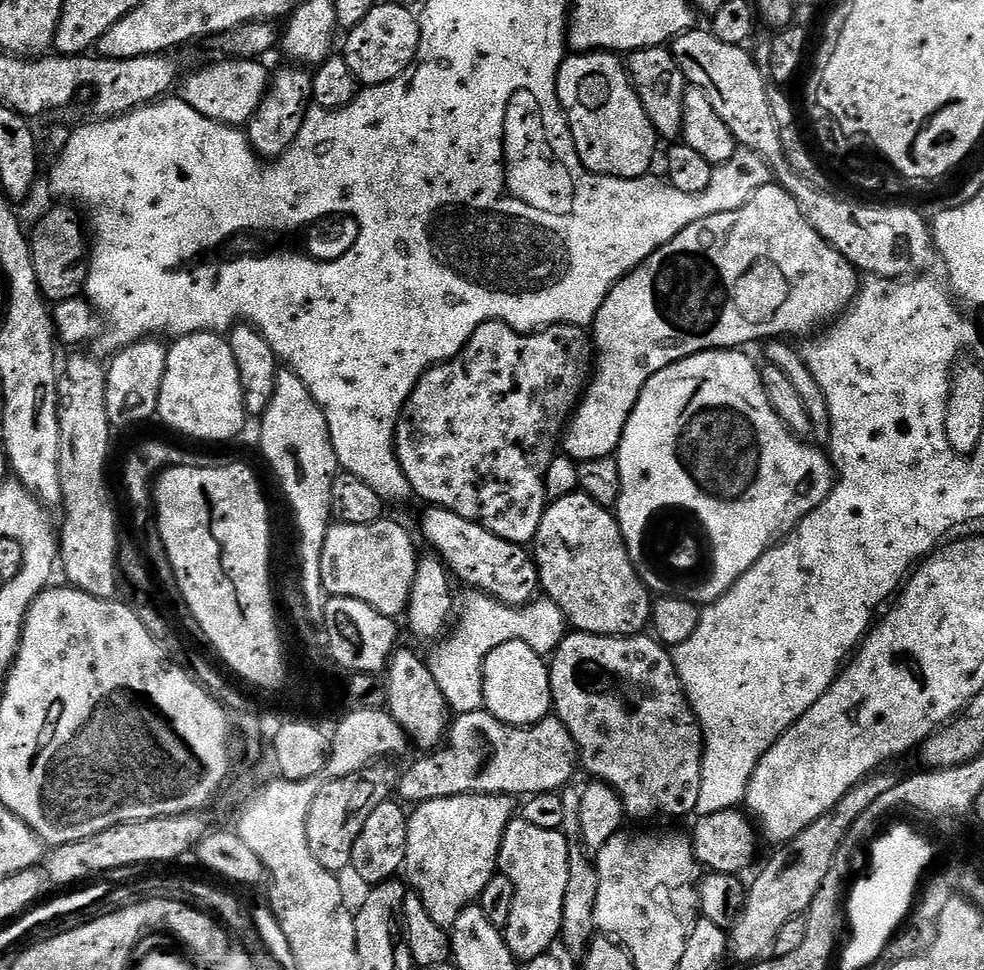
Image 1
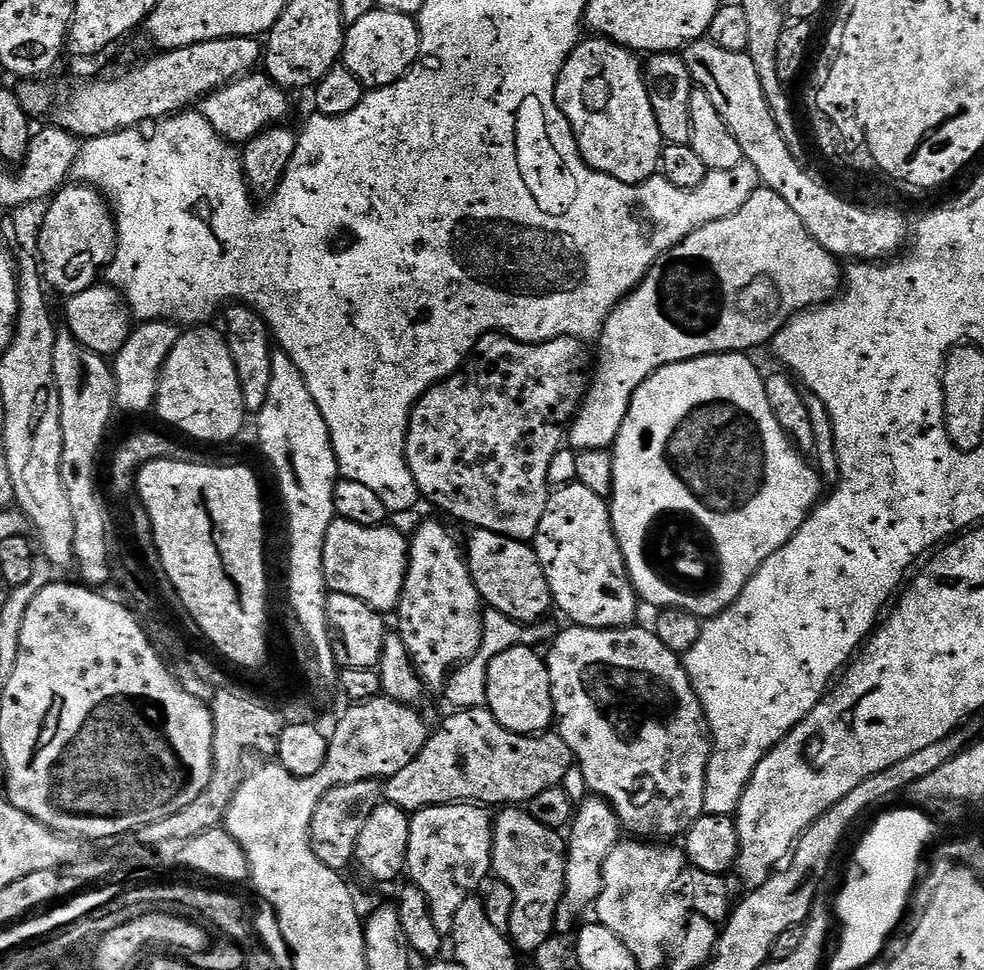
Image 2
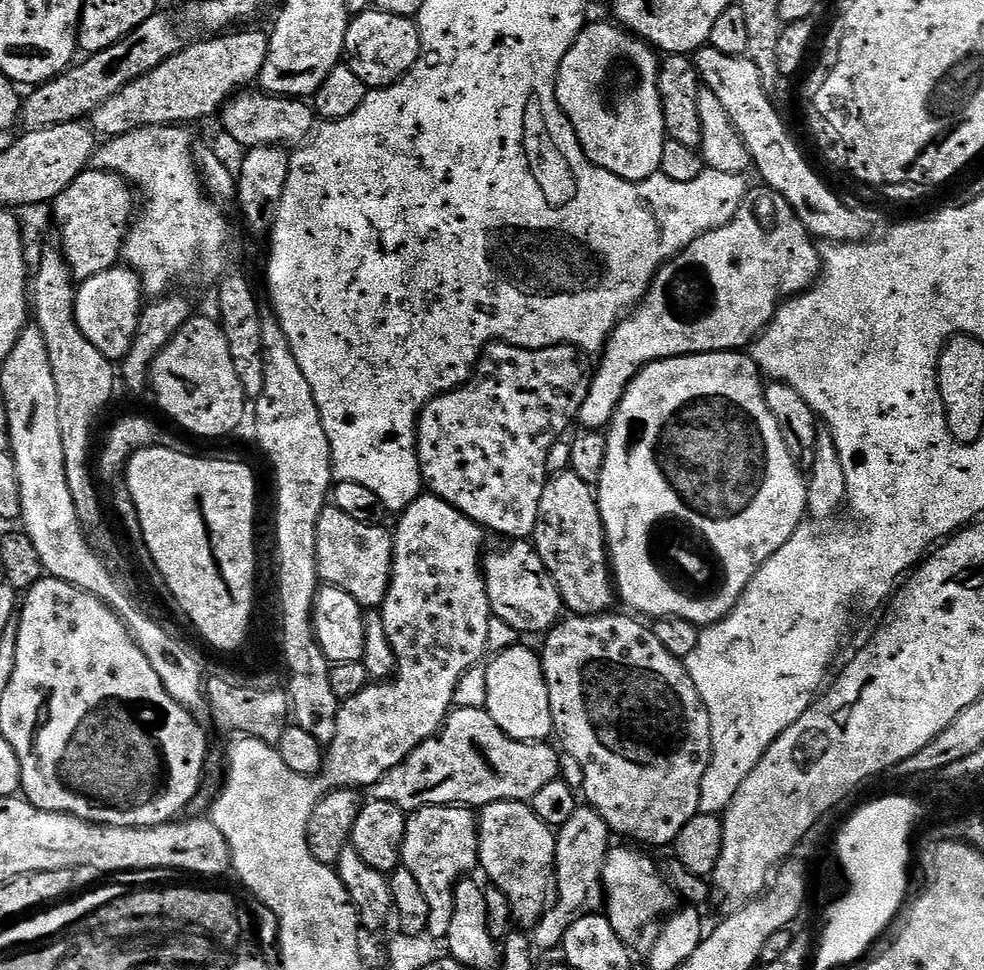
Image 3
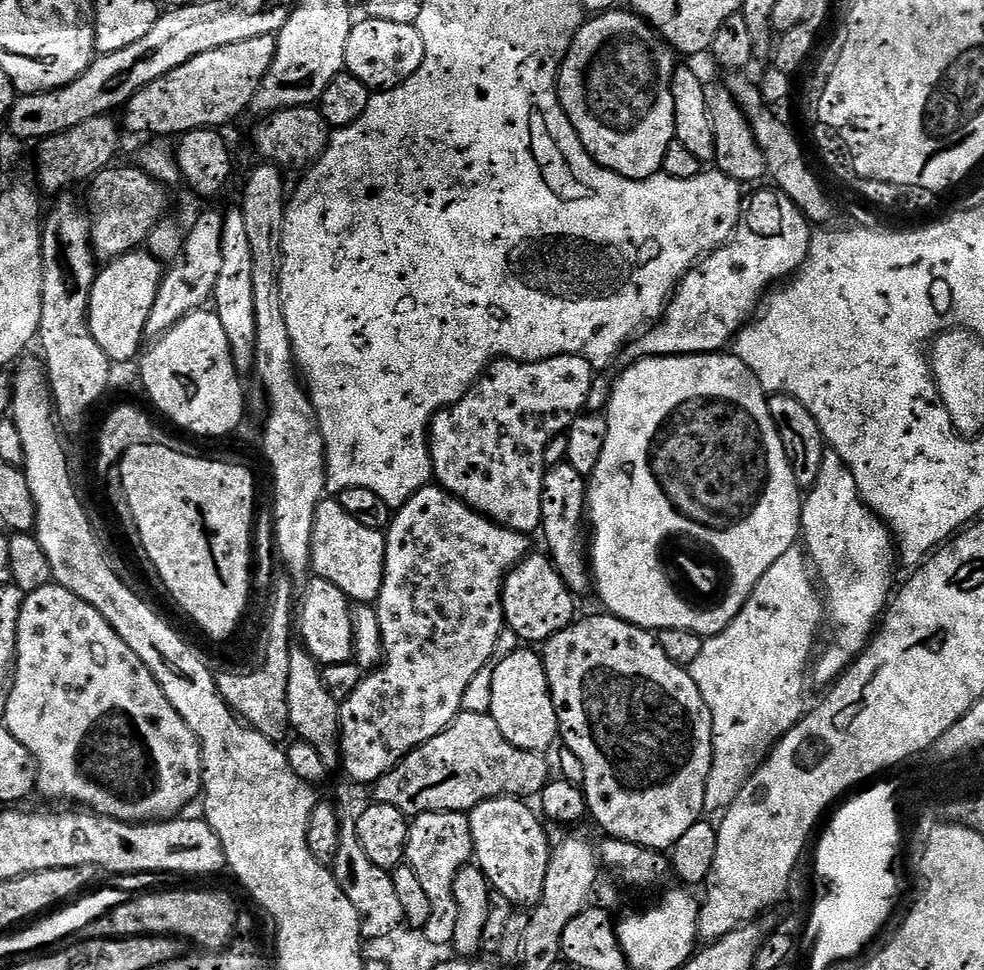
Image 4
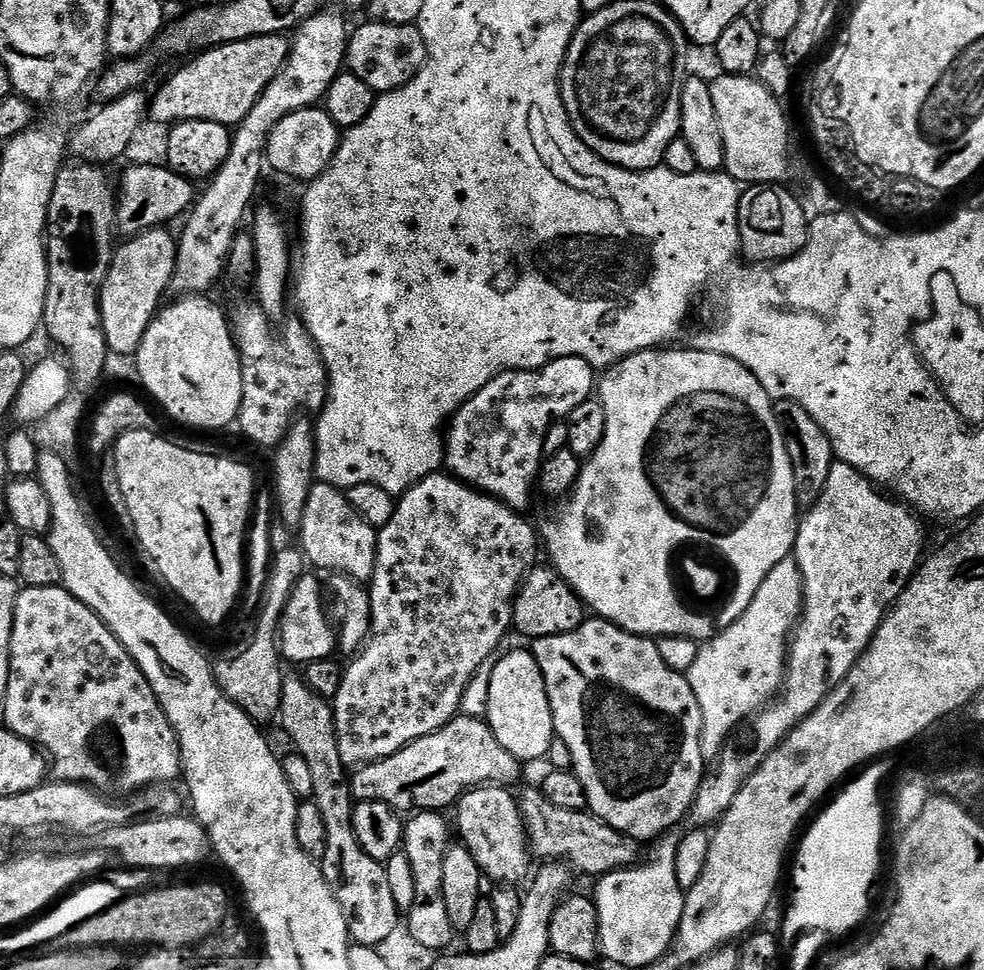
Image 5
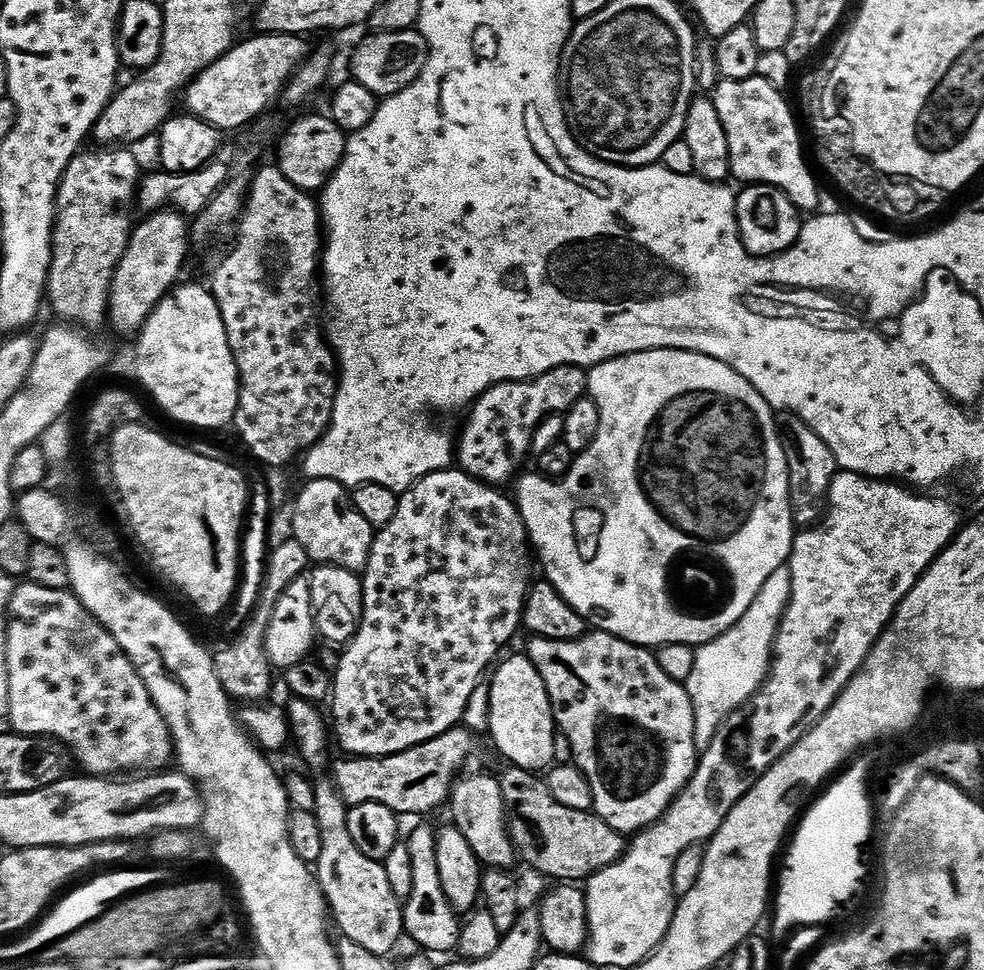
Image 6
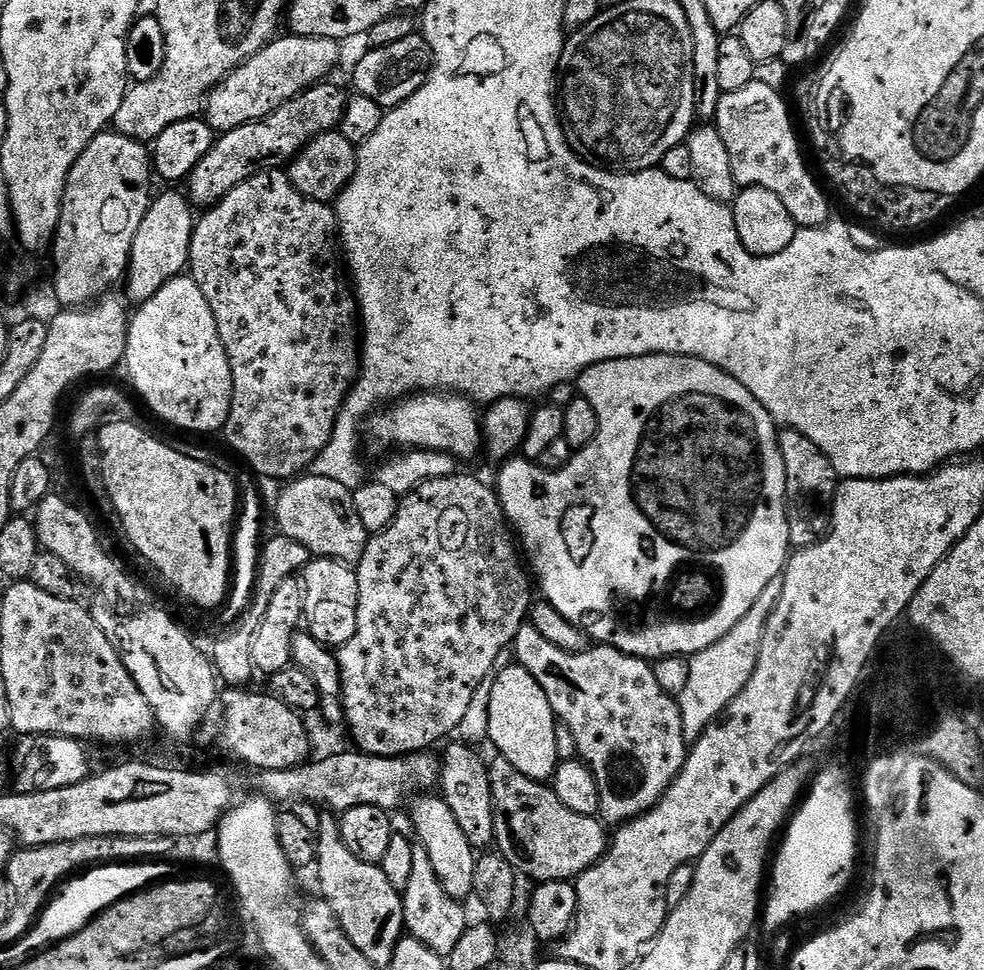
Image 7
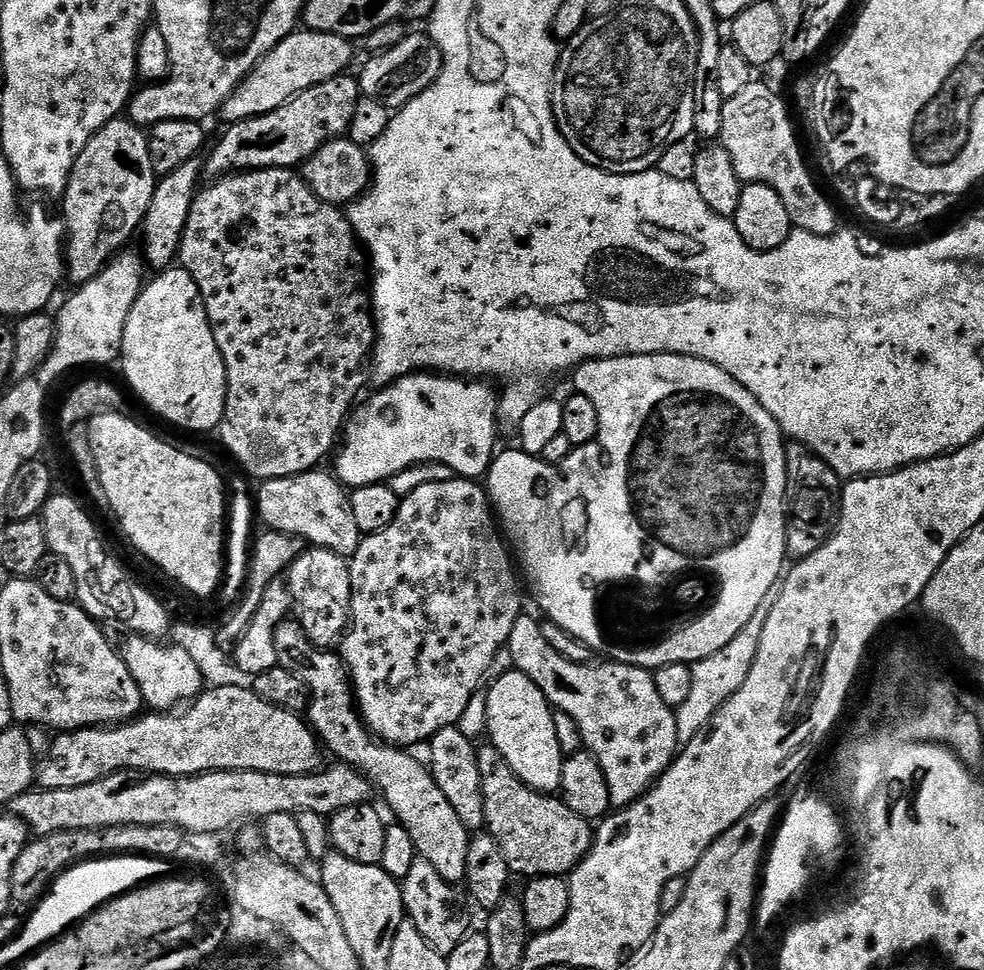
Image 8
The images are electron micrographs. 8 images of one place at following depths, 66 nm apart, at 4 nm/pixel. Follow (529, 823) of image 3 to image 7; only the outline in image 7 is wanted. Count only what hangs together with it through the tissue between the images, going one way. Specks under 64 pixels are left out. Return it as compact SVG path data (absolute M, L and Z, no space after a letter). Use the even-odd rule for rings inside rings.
M463 742L455 743L449 743L447 745L449 748L442 752L438 792L443 796L446 806L450 806L450 810L454 810L454 818L457 820L458 826L462 826L462 834L466 834L466 838L470 838L473 848L484 850L496 839L494 802L490 794L488 764L480 761L480 756L476 753L479 751L473 745Z

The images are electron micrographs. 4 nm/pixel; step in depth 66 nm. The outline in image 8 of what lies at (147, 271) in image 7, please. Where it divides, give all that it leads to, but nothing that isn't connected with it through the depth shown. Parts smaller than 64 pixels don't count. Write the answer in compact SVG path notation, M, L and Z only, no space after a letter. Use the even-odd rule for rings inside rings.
M199 159L186 162L182 166L178 166L178 170L157 179L154 198L150 202L150 210L144 215L142 225L142 237L144 236L142 255L149 269L163 270L171 268L177 263L182 234L186 230L192 201L195 200L198 191L196 183L199 180L202 180L202 164Z

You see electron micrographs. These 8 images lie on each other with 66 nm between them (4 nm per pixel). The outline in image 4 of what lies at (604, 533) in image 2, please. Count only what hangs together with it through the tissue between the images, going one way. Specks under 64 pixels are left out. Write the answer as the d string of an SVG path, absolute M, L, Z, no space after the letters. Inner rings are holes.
M567 462L553 464L545 471L544 485L542 486L542 518L540 528L544 532L544 540L548 543L546 549L556 573L566 582L568 589L573 594L589 591L590 588L590 556L586 551L586 480L574 470Z

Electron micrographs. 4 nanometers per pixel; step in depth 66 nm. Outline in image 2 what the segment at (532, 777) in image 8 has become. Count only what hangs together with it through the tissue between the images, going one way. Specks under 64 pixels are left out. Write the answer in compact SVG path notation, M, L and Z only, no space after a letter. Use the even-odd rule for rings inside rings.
M521 646L511 648L498 658L494 658L488 667L488 682L486 685L486 707L494 714L494 718L506 730L517 732L523 736L543 734L553 727L554 724L554 702L550 690L550 674L545 657L536 653L537 649L532 646Z

